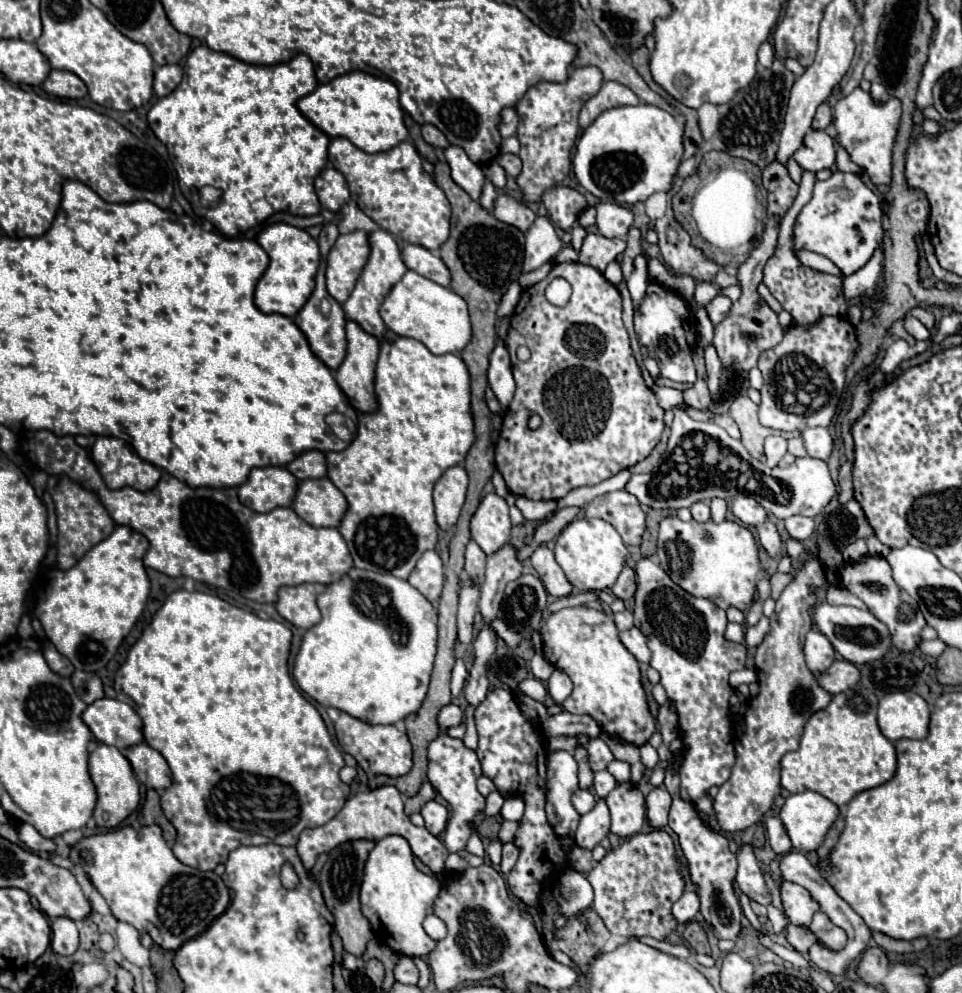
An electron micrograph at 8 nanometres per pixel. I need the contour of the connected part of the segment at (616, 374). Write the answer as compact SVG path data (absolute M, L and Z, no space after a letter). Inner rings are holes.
M580 262L554 264L544 280L526 288L512 314L506 346L512 358L516 394L504 412L502 432L496 446L496 468L504 476L508 492L530 500L560 500L574 488L600 484L620 470L642 462L660 442L664 410L658 406L654 392L644 384L636 358L632 356L628 332L622 324L620 292L596 268ZM556 276L562 276L572 284L572 298L562 308L544 298L548 282ZM520 344L532 350L532 358L528 362L520 362L516 358L516 348ZM530 414L538 414L542 418L540 428L528 428Z

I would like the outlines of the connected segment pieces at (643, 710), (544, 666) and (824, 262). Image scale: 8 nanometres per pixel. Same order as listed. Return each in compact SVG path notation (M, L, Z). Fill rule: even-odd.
M584 606L564 608L550 614L540 628L540 634L544 656L554 662L558 670L568 672L574 682L572 696L562 704L564 710L592 716L602 732L616 736L620 742L630 742L634 746L646 744L656 732L656 722L646 702L638 660L620 642L612 618L602 610Z
M536 652L534 658L530 660L530 672L534 674L534 678L538 678L538 680L542 680L542 682L546 682L554 670L556 670L556 668L554 668L544 656L538 656L538 652Z
M796 252L800 262L808 268L814 268L814 270L820 270L820 272L826 272L826 274L832 274L832 276L840 276L842 278L842 272L836 264L832 264L828 258L820 256L820 254L814 254L814 252Z

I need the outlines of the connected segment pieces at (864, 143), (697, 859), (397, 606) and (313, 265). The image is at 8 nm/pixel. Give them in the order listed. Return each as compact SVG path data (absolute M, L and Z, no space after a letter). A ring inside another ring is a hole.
M854 88L834 106L834 128L838 144L842 144L852 160L868 172L874 184L890 184L892 180L892 150L900 126L900 114L900 102L872 102L870 94L862 88Z
M672 766L666 768L664 786L666 786L668 794L672 796L668 828L678 836L678 846L684 854L688 878L696 886L696 894L700 898L700 912L704 916L704 922L708 922L714 928L716 938L736 940L742 930L740 928L742 908L740 908L738 896L734 892L734 878L736 878L738 864L736 864L736 856L728 850L728 838L706 826L706 822L698 816L694 802L680 798L680 776L676 770L672 770Z
M352 568L340 582L330 584L326 592L318 596L318 608L322 612L322 620L304 634L294 662L292 674L298 686L318 704L338 708L371 724L394 724L404 720L408 714L414 714L428 692L437 650L438 613L432 604L406 580L388 572L376 574ZM392 634L398 634L398 646L395 646Z
M284 222L264 226L256 240L270 256L270 266L266 268L264 276L260 278L260 282L256 286L254 302L266 314L276 312L276 314L294 318L314 290L314 276L316 276L316 270L320 264L318 244L306 230L284 224Z

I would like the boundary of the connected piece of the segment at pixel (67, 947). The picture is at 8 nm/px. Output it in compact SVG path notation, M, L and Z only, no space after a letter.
M70 918L52 922L52 950L60 956L72 956L78 950L78 928Z

